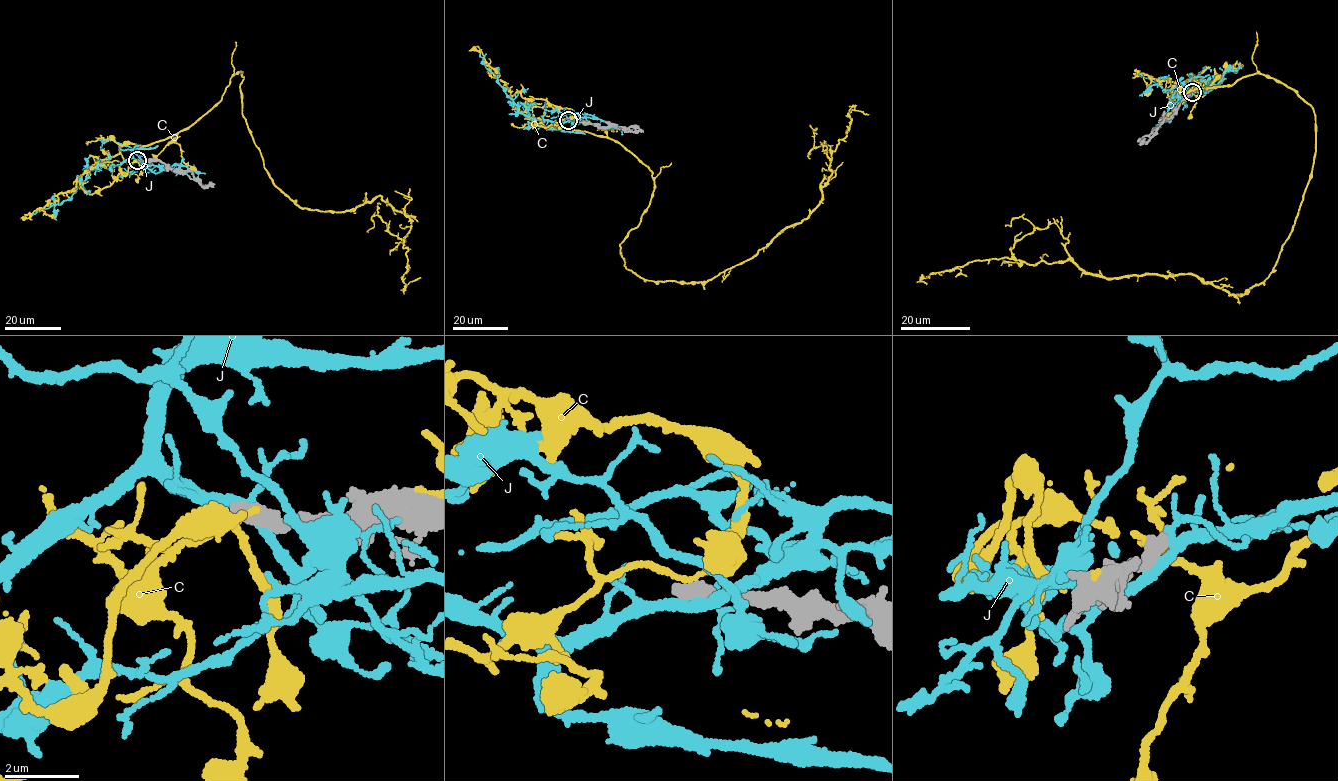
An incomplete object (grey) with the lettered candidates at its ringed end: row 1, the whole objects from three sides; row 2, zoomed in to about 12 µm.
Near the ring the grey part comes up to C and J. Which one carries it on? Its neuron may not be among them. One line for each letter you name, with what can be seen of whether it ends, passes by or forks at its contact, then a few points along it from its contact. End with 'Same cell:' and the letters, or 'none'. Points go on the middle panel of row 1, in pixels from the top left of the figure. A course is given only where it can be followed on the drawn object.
Same cell: none

